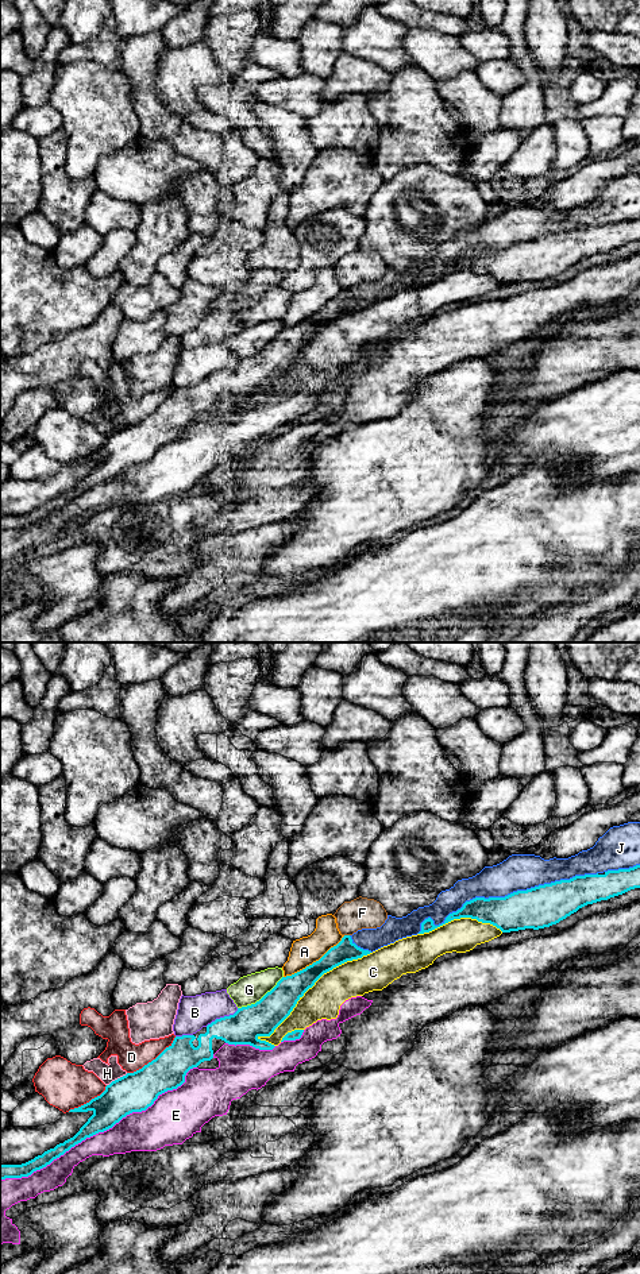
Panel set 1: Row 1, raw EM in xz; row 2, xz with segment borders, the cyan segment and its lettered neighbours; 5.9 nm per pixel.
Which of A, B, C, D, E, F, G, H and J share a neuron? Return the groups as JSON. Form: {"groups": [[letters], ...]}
{"groups": [["A"], ["B"], ["C", "E"], ["D"], ["F"], ["G"], ["H"], ["J"]]}

